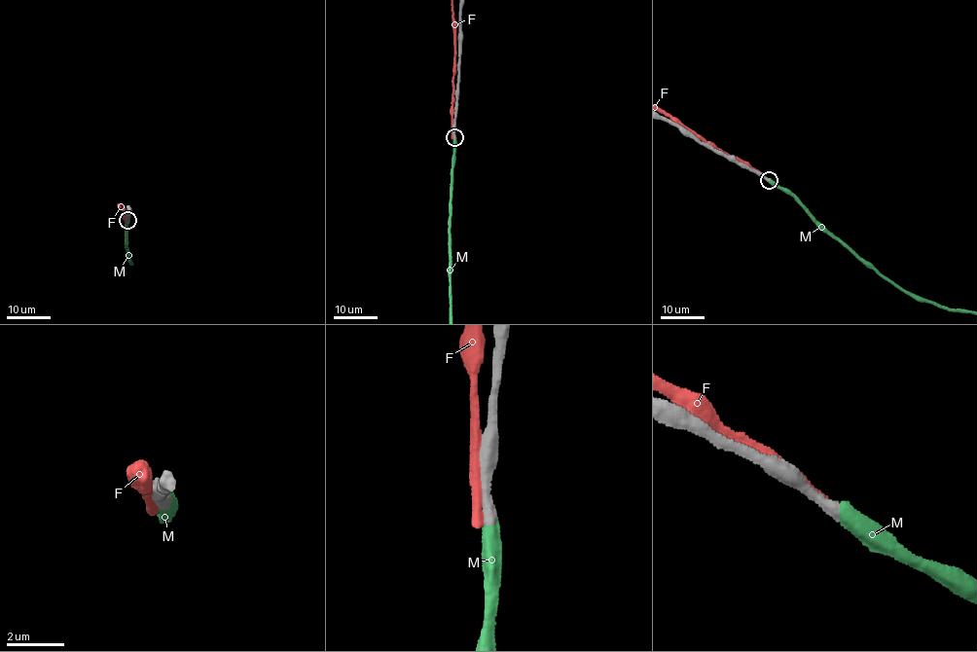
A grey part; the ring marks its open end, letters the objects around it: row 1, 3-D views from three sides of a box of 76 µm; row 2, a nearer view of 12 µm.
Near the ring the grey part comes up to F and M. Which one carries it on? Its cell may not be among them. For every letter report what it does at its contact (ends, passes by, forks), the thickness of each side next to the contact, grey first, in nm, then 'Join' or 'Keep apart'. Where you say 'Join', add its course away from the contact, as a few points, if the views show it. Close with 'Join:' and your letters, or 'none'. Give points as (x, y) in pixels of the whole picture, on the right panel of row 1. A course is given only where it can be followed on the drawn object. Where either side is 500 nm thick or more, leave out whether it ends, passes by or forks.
F: It passes by. Thickness 420 nm (grey) against 360 nm. Keep apart
M: Thickness 440 nm (grey) against 550 nm. Join
Join: M

